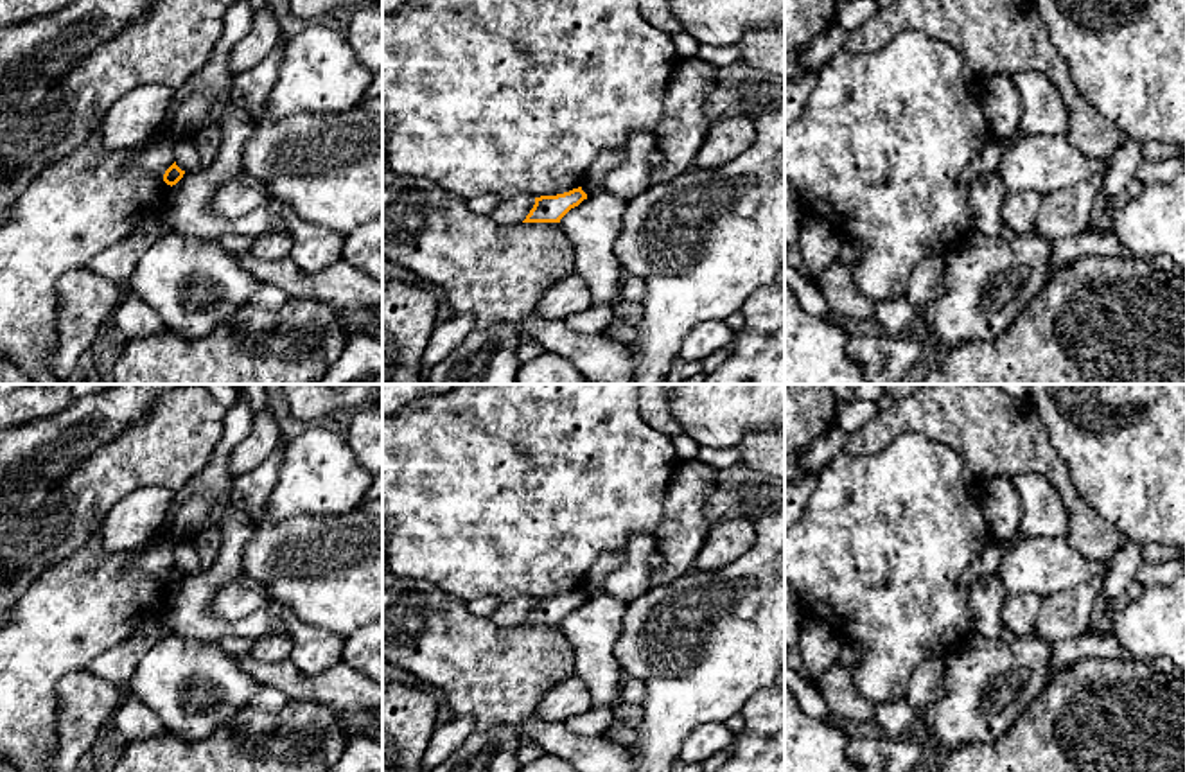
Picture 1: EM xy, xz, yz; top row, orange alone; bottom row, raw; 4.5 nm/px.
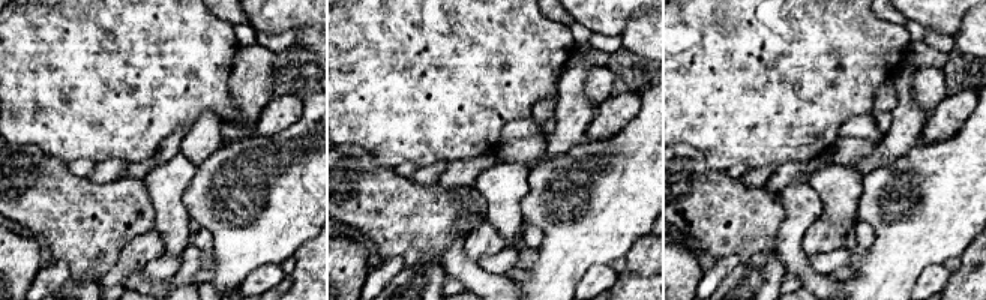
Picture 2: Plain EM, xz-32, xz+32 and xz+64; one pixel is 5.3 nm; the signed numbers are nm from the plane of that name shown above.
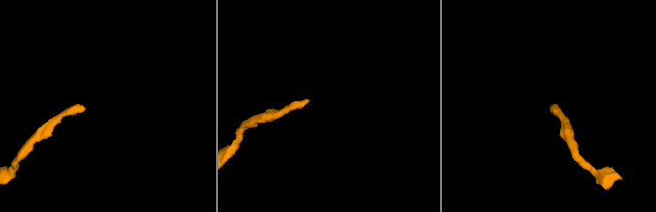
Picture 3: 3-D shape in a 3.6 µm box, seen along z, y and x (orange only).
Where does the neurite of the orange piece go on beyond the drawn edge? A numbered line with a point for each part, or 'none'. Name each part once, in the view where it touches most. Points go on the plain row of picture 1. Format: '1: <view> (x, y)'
none

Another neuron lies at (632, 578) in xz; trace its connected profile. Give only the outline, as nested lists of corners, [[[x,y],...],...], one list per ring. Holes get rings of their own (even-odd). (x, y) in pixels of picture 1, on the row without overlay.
[[[650,533],[632,535],[625,562],[603,580],[600,594],[628,603],[646,592],[652,582],[650,557],[654,553],[657,553],[657,544]]]

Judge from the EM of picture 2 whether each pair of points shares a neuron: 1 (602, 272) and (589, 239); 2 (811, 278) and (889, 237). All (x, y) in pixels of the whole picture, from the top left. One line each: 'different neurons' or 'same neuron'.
1: different neurons
2: different neurons

